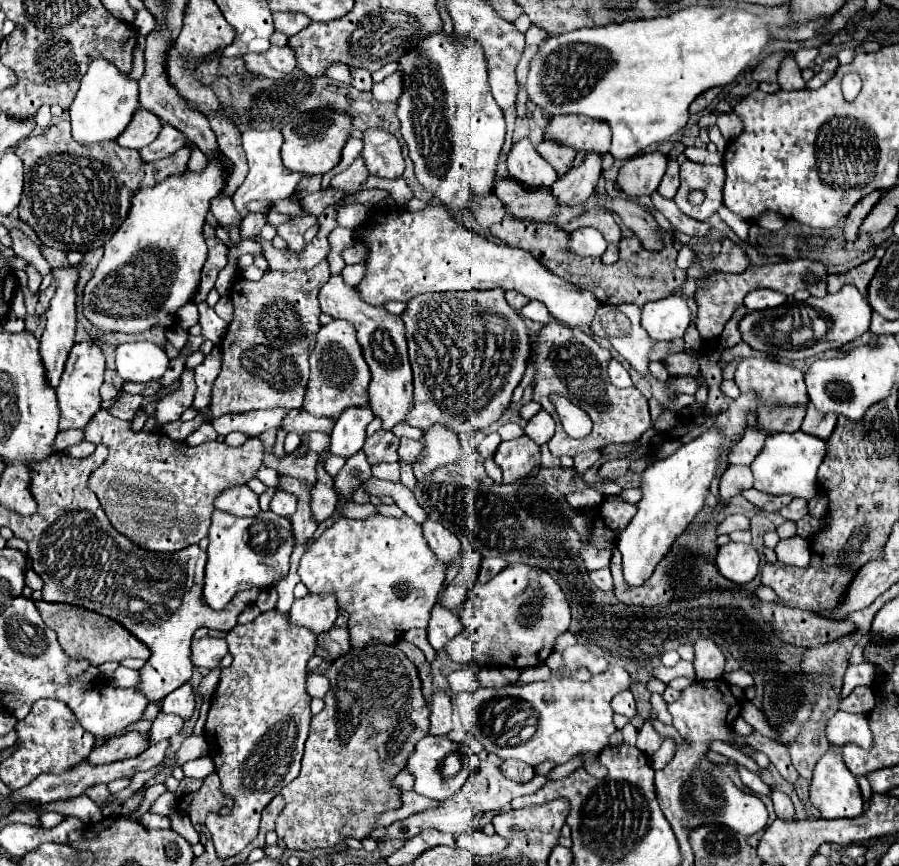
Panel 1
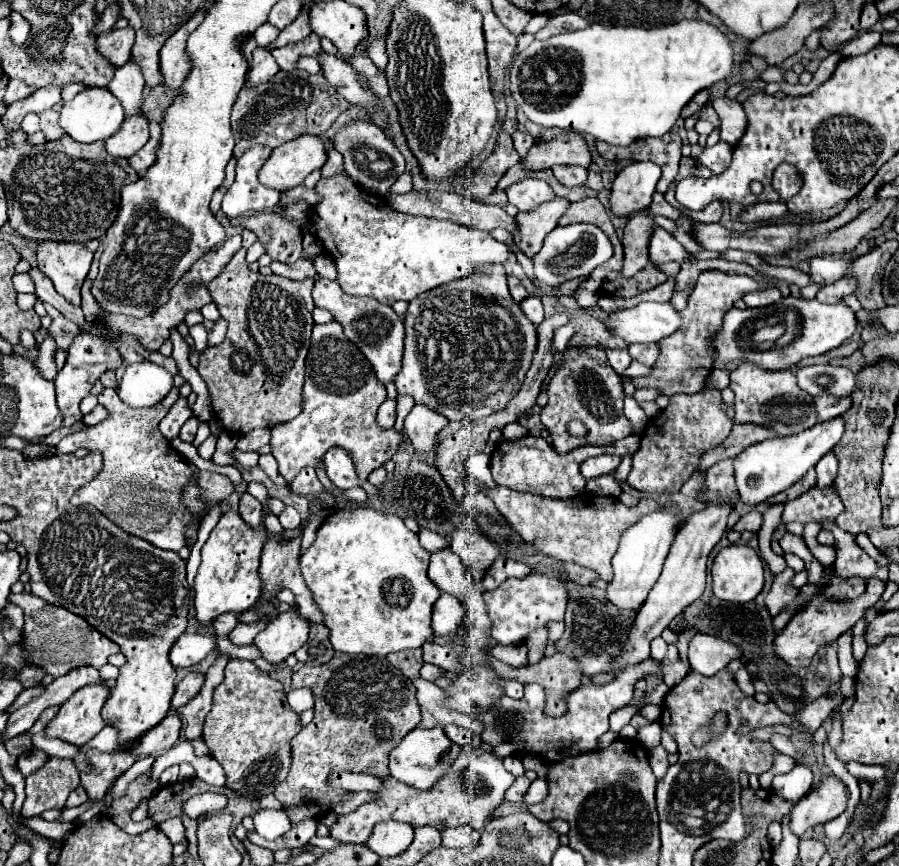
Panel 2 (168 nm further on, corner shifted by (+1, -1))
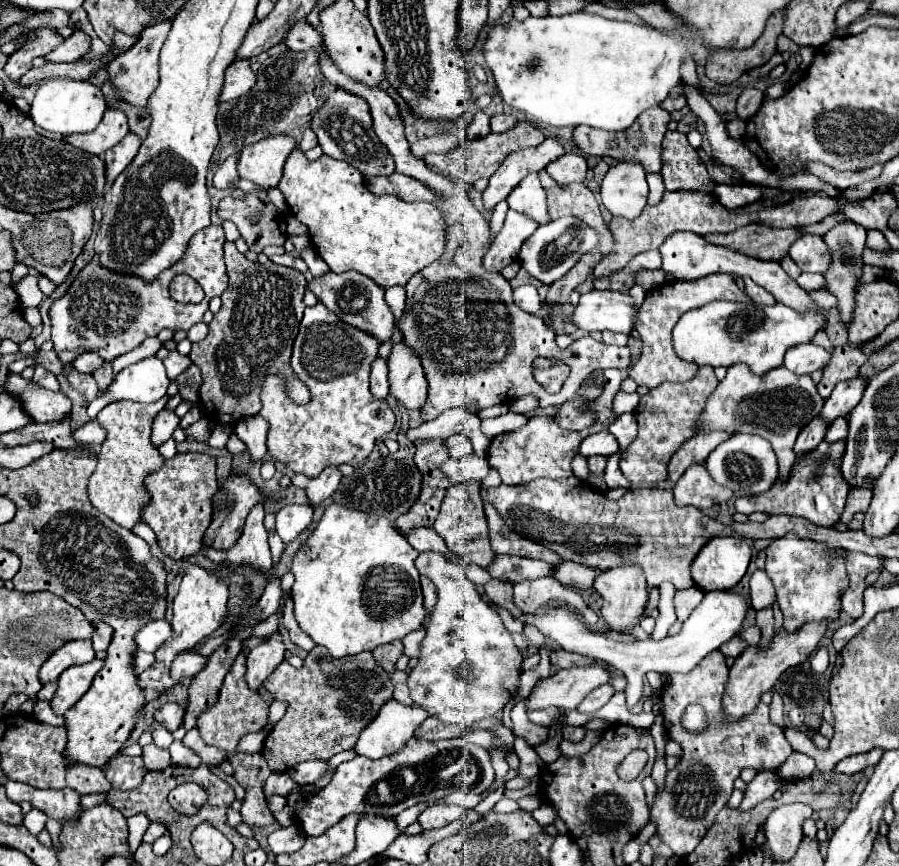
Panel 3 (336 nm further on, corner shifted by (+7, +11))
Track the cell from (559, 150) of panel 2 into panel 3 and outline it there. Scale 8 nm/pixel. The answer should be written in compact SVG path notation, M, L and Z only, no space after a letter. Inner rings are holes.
M546 138L540 146L512 152L490 176L490 184L484 190L484 206L492 210L498 202L506 200L506 196L528 172L546 168L552 160L560 158L562 154L566 154L566 150L556 138Z

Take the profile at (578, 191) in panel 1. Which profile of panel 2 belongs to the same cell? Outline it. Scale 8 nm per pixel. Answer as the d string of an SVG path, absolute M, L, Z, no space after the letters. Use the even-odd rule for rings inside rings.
M558 196L556 200L536 208L536 212L518 212L518 236L514 236L518 250L532 258L542 248L544 238L558 226L558 218L564 214L568 204L568 200Z

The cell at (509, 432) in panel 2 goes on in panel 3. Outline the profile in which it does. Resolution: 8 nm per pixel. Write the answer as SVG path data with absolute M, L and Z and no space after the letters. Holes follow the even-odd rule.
M532 394L517 398L509 406L511 412L519 414L526 414L536 408L538 408L538 399Z

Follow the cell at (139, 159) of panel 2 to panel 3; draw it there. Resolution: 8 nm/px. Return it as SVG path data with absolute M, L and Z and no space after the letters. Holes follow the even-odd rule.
M128 132L128 136L114 148L110 148L104 154L106 160L106 182L112 184L118 174L134 160L134 156L138 154L138 148L142 146L142 138L134 132Z

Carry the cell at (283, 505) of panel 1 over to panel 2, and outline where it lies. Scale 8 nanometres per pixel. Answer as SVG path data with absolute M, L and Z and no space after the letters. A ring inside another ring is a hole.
M286 506L284 512L280 514L280 524L284 526L284 530L296 530L296 528L300 528L302 518L300 518L300 514L296 512L296 508Z

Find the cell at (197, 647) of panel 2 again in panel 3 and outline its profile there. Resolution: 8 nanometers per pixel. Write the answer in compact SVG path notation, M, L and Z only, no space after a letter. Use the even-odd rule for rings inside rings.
M158 620L158 622L146 624L136 634L136 644L144 652L156 652L168 638L170 638L170 622Z

